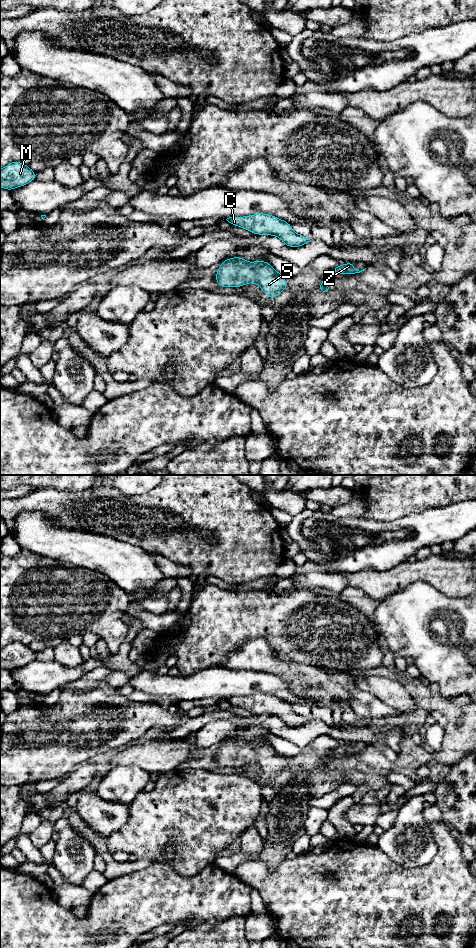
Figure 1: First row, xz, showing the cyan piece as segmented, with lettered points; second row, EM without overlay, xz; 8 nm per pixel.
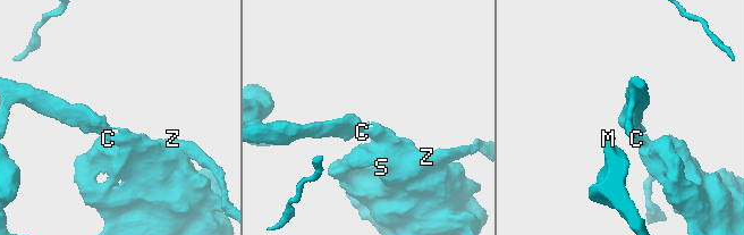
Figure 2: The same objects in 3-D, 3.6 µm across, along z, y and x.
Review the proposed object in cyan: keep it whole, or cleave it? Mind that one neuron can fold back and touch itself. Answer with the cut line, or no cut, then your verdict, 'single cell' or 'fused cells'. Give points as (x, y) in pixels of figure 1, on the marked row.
no cut | single cell

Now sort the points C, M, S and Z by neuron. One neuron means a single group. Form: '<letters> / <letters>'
C M S Z

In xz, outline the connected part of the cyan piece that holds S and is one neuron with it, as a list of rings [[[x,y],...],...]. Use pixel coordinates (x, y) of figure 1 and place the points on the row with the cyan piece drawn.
[[[233,257],[223,262],[215,275],[220,287],[241,287],[248,283],[259,285],[263,293],[271,299],[288,287],[283,275],[268,262],[247,262],[244,258]]]

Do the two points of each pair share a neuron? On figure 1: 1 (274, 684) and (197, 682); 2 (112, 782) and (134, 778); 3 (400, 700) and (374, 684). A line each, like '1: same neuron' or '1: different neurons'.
1: same neuron
2: same neuron
3: same neuron

